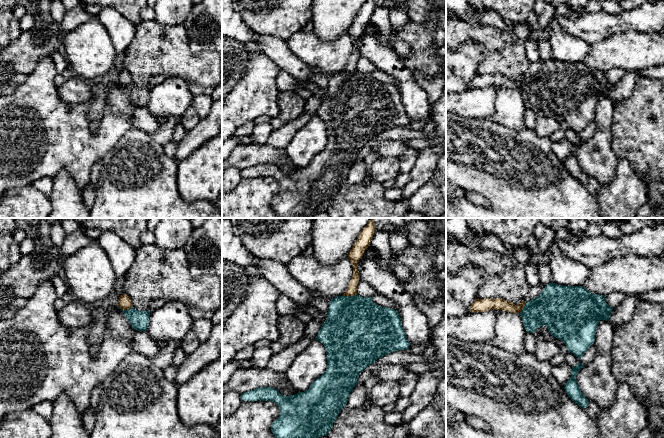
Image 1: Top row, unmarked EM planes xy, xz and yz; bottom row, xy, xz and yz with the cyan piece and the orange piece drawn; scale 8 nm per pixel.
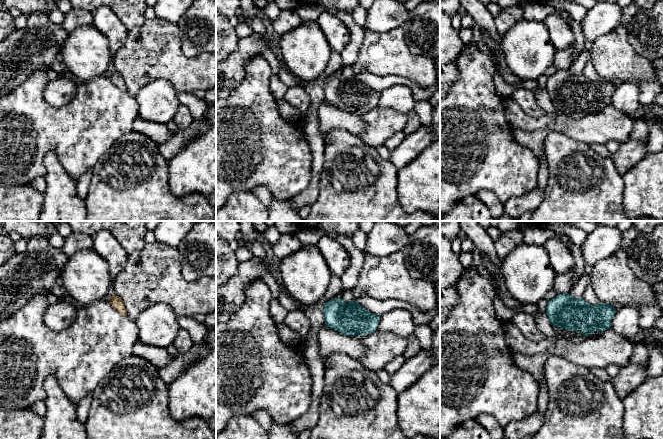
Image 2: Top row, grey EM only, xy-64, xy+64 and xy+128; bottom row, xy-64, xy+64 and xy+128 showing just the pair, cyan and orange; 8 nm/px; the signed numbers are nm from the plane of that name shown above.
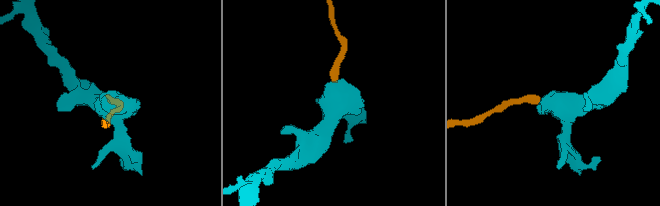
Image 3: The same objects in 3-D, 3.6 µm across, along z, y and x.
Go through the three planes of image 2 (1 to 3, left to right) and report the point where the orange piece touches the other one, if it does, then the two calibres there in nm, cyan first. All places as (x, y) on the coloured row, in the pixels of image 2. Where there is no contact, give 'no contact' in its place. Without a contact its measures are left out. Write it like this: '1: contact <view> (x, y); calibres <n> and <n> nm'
1: no contact
2: no contact
3: no contact

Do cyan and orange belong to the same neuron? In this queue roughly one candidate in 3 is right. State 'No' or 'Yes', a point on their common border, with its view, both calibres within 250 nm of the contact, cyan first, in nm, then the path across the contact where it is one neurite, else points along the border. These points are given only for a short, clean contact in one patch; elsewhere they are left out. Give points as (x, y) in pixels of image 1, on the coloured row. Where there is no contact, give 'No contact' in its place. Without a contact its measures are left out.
No. Touches cyan at xy (125, 310). Thickness 150 nm (cyan) against 110 nm. Boundary: xy (132, 305), (128, 309), (118, 307)

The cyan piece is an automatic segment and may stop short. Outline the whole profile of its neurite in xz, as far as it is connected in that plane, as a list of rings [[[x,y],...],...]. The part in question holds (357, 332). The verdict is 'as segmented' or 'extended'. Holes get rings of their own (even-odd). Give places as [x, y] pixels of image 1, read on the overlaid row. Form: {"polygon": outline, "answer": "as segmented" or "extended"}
{"polygon": [[[338,296],[329,303],[327,319],[316,336],[327,354],[327,369],[304,392],[283,396],[275,388],[259,387],[241,394],[243,401],[272,401],[279,406],[280,415],[272,423],[276,438],[318,438],[327,436],[360,373],[389,353],[407,350],[410,346],[397,310],[376,305],[372,297]]], "answer": "as segmented"}

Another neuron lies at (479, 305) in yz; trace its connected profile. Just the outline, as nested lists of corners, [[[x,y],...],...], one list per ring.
[[[484,298],[476,299],[470,306],[470,312],[486,312],[492,309],[504,310],[510,313],[520,313],[525,306],[526,301],[523,301],[517,305],[512,302],[506,301],[502,298]]]

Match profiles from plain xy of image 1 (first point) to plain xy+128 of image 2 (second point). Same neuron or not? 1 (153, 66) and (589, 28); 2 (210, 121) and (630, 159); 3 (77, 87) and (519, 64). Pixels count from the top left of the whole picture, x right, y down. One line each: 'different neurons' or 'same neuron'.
1: different neurons
2: same neuron
3: different neurons

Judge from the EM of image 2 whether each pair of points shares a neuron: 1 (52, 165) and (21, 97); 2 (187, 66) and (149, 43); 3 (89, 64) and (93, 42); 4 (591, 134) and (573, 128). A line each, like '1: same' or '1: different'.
1: different
2: same
3: same
4: same

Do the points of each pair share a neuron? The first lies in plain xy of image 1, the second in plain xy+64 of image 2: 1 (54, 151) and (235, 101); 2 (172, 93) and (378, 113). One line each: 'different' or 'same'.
1: same
2: different

